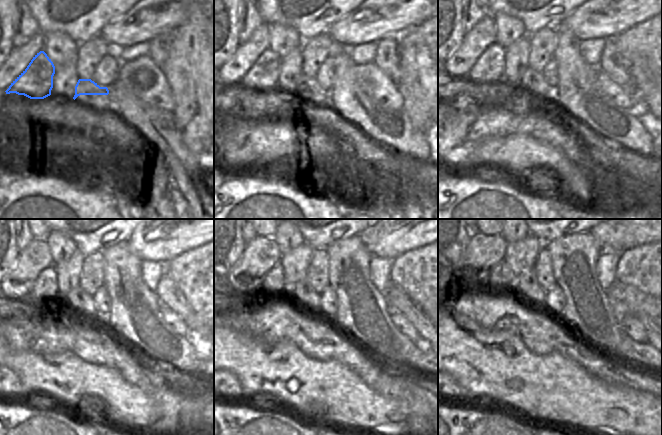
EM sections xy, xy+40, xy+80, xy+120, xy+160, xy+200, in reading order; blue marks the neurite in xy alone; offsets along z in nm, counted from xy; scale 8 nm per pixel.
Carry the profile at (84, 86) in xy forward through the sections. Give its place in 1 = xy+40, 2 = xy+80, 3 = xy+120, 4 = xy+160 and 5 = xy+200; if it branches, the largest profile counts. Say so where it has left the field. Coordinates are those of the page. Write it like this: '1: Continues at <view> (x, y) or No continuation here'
1: Continues at xy+40 (308, 86)
2: Continues at xy+80 (532, 81)
3: Continues at xy+120 (80, 301)
4: Continues at xy+160 (303, 293)
5: Continues at xy+200 (501, 275)

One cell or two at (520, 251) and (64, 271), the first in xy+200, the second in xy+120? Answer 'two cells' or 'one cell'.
one cell

